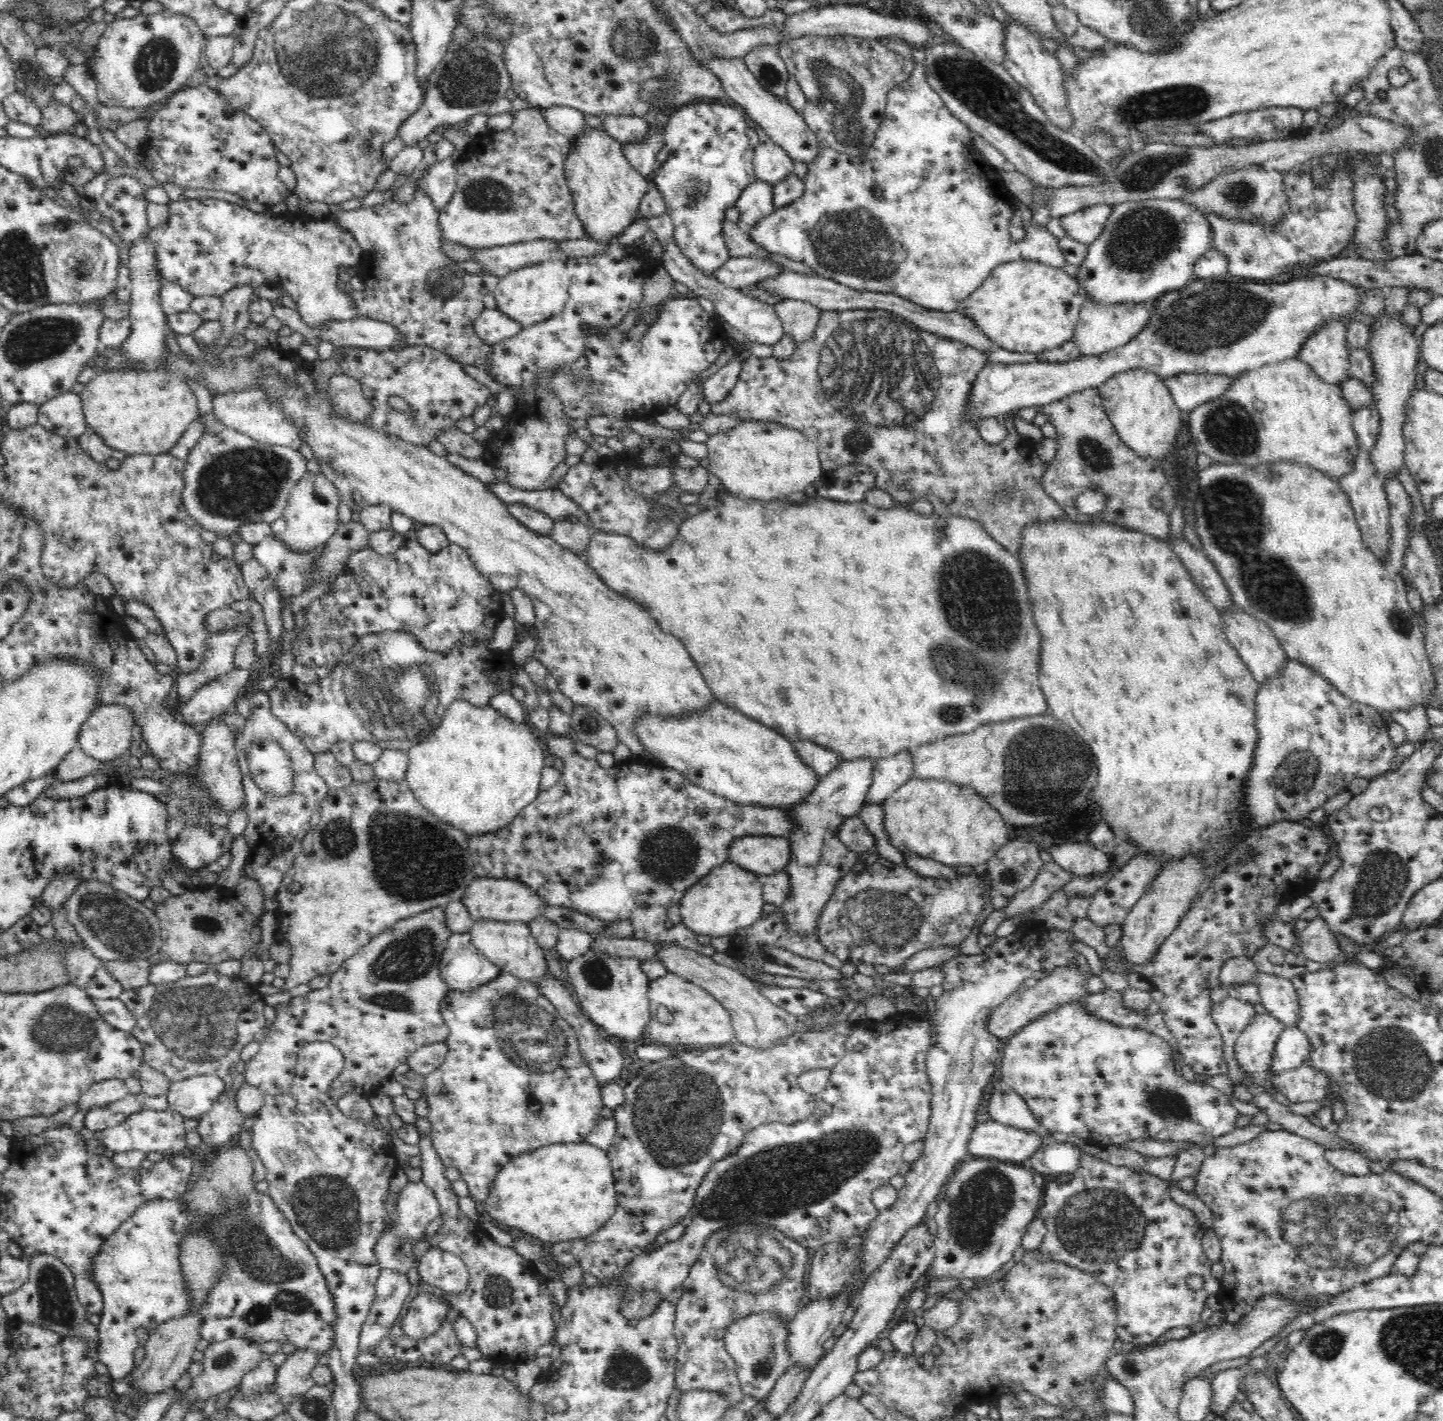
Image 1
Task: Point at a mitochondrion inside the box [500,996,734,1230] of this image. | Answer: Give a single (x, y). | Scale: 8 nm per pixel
(678, 1113)

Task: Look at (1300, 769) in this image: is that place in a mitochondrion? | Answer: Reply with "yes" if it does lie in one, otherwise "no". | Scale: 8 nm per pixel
yes

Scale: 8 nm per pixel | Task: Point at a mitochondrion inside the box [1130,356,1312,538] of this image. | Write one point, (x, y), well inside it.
(1236, 433)

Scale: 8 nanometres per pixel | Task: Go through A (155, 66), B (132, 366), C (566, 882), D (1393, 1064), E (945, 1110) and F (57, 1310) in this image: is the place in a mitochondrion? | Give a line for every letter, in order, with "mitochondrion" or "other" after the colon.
A: mitochondrion
B: other
C: other
D: mitochondrion
E: other
F: mitochondrion

